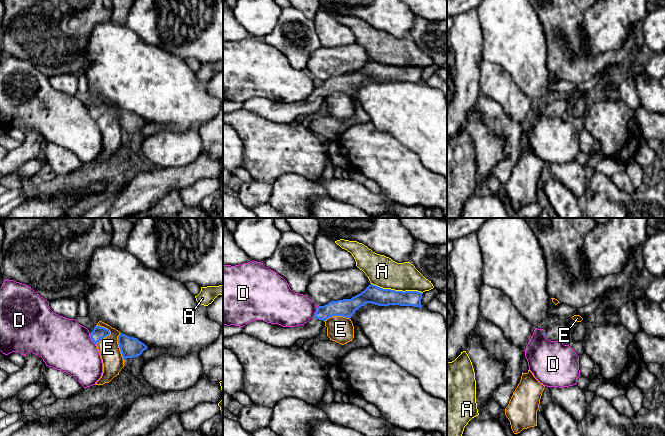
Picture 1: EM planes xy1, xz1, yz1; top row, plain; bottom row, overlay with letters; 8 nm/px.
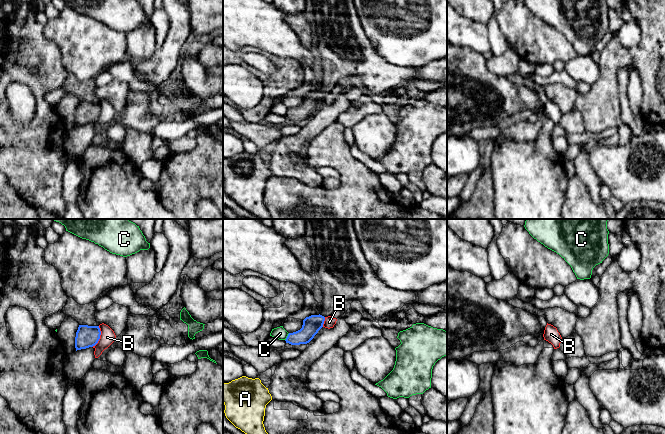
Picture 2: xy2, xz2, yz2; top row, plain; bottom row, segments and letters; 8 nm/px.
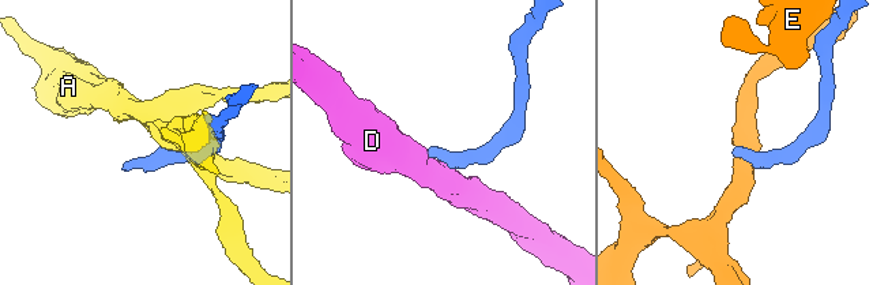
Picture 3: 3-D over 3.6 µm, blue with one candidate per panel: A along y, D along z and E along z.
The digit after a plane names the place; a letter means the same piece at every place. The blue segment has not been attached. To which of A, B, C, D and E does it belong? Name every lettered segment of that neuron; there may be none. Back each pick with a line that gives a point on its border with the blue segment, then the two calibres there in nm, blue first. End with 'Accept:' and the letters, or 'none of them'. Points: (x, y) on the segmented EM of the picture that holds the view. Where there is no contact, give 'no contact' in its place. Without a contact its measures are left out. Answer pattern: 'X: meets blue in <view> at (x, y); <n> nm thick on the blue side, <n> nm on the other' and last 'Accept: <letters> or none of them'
Accept: none of them

